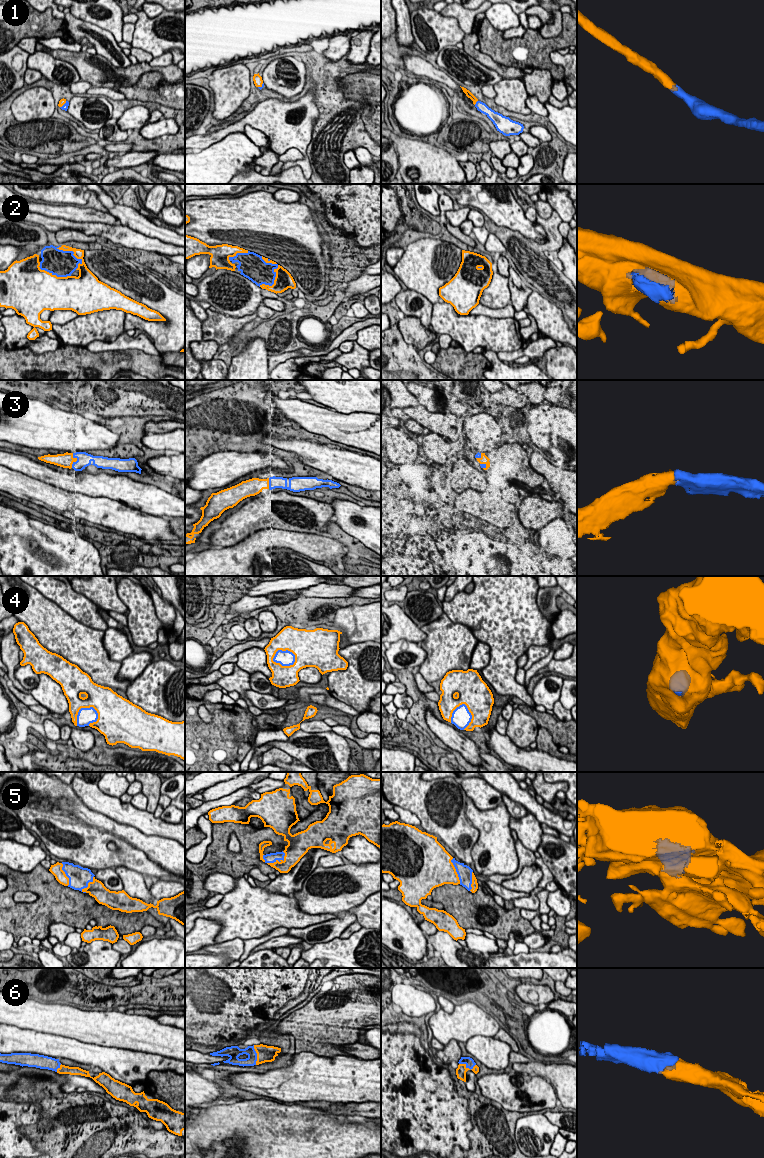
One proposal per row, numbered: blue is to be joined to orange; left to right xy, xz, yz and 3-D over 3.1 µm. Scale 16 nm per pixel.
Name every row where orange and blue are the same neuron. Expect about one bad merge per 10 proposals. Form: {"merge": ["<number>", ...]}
{"merge": ["1", "2", "3", "4", "5", "6"]}

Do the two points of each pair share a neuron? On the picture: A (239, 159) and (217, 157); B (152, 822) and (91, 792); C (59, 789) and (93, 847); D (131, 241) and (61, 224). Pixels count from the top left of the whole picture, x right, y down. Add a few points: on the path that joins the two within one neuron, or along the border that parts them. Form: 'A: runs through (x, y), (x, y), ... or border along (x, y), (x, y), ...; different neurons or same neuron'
A: runs through (234, 158), (222, 158); same neuron
B: runs through (137, 818), (106, 805); same neuron
C: border along (54, 806), (96, 827); different neurons
D: runs through (114, 233), (78, 226); same neuron

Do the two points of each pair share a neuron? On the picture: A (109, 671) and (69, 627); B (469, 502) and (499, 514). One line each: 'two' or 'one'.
A: one
B: one

